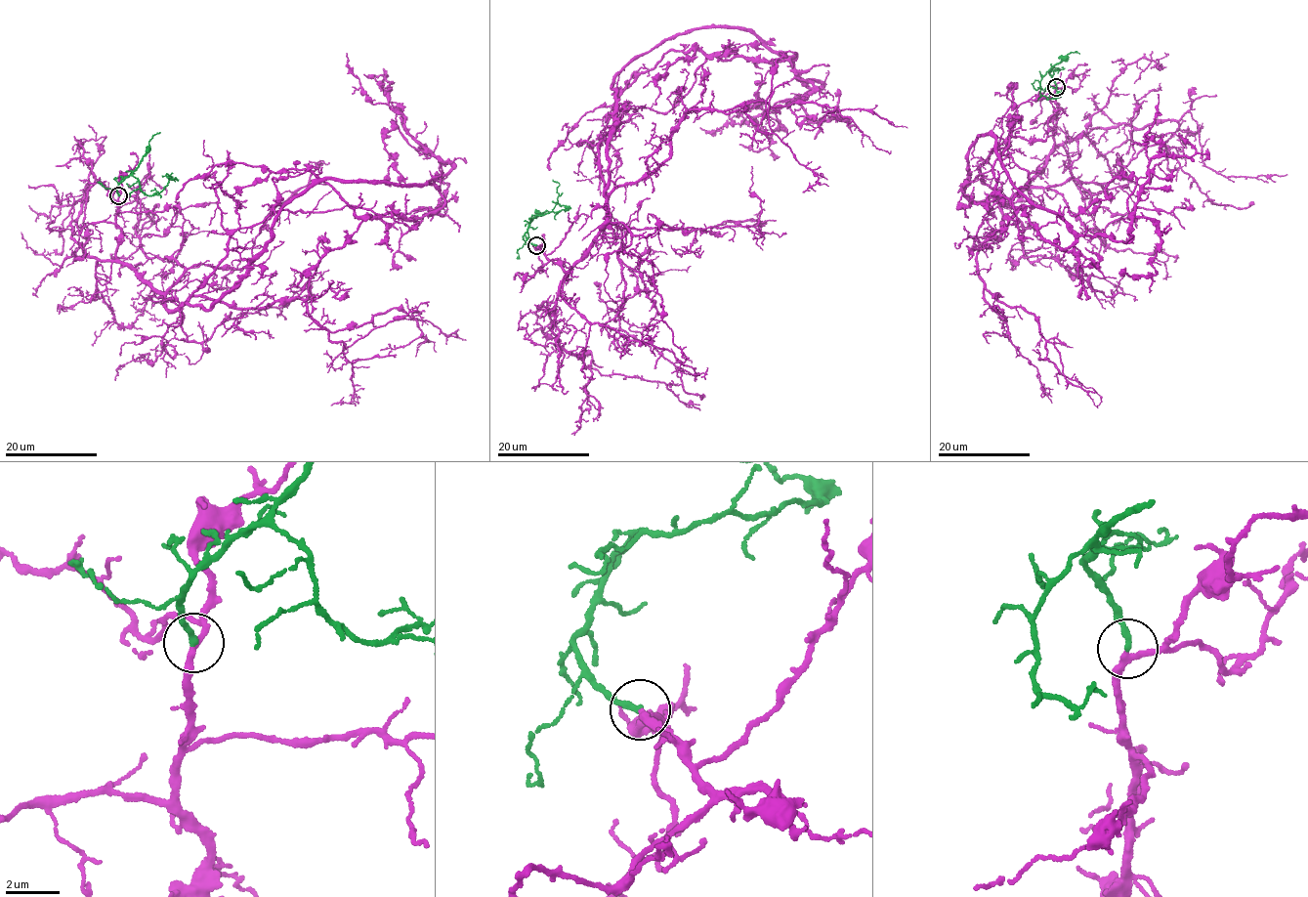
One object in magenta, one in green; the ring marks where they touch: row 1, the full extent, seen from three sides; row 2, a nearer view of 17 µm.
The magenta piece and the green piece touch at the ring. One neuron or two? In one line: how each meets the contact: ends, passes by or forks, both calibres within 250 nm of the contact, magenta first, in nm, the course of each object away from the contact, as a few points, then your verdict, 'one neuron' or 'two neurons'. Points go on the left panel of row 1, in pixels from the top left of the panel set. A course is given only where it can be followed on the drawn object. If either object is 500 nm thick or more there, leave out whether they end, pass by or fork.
magenta passes by | green ends | 220/200 nm | magenta via (118, 195), (116, 257), (171, 310), (271, 215), (438, 212), (453, 164), (363, 74) | green via (118, 195), (118, 184), (132, 175), (149, 195), (161, 192), (166, 174), (175, 177) | one neuron

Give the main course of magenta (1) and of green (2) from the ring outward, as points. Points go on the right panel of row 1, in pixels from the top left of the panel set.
1: (1056, 87), (1037, 174), (1006, 203), (979, 167), (1027, 171), (1062, 251), (1128, 240), (1178, 133)
2: (1056, 87), (1049, 69), (1042, 77), (1040, 95), (1048, 100), (1058, 95), (1055, 88), (1036, 89), (1031, 83)

